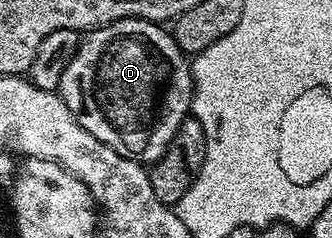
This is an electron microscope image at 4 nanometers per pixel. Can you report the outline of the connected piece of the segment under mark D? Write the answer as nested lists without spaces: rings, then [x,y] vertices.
[[[119,19],[101,27],[95,27],[93,31],[87,32],[81,38],[70,65],[66,65],[66,69],[62,73],[62,81],[58,88],[58,94],[66,105],[66,109],[70,109],[70,113],[74,113],[78,125],[82,125],[82,129],[86,129],[86,133],[90,133],[90,137],[98,137],[98,141],[102,141],[102,145],[110,145],[110,149],[114,149],[122,157],[132,159],[141,165],[151,165],[160,160],[162,153],[166,153],[174,133],[178,131],[182,121],[189,118],[192,110],[192,68],[189,60],[185,58],[179,45],[176,44],[175,38],[169,32],[167,35],[164,30],[165,28],[161,24],[152,23],[149,19]]]

